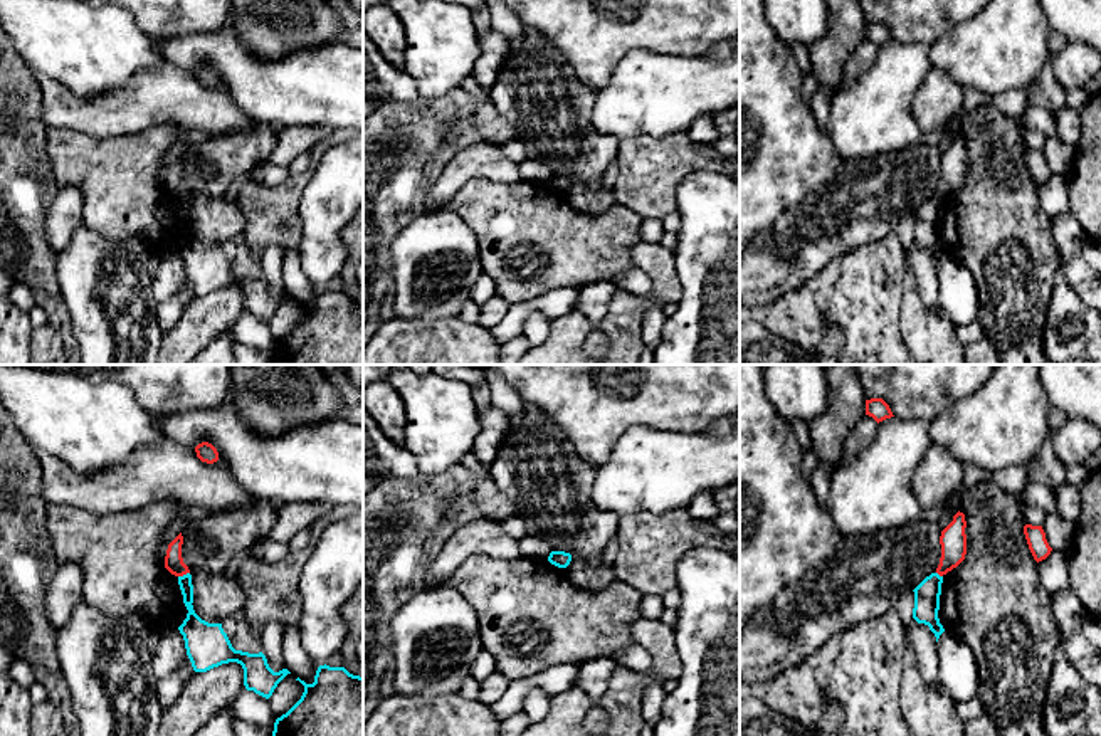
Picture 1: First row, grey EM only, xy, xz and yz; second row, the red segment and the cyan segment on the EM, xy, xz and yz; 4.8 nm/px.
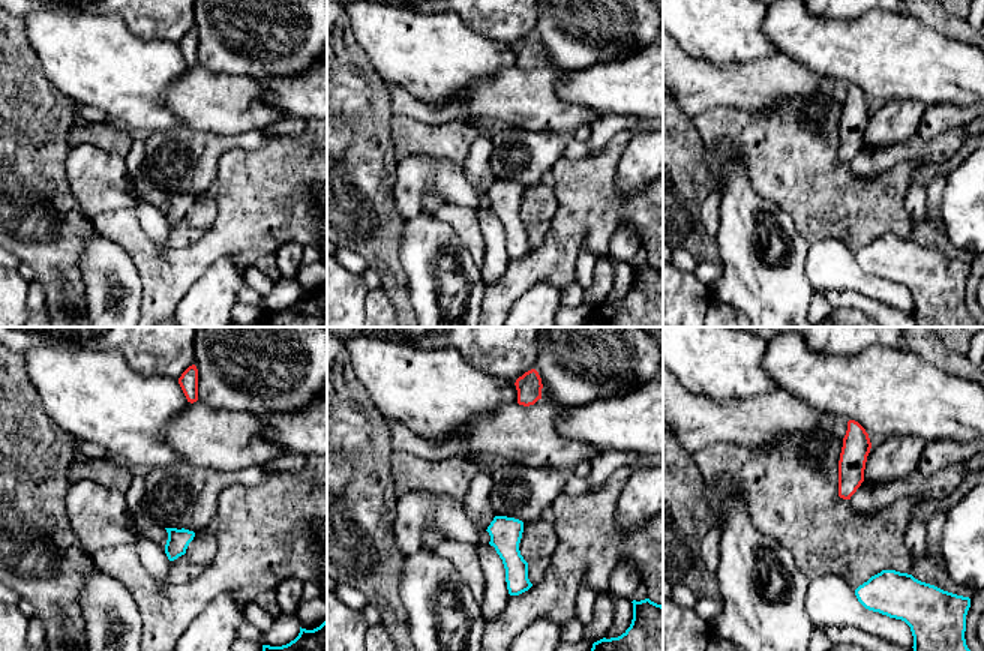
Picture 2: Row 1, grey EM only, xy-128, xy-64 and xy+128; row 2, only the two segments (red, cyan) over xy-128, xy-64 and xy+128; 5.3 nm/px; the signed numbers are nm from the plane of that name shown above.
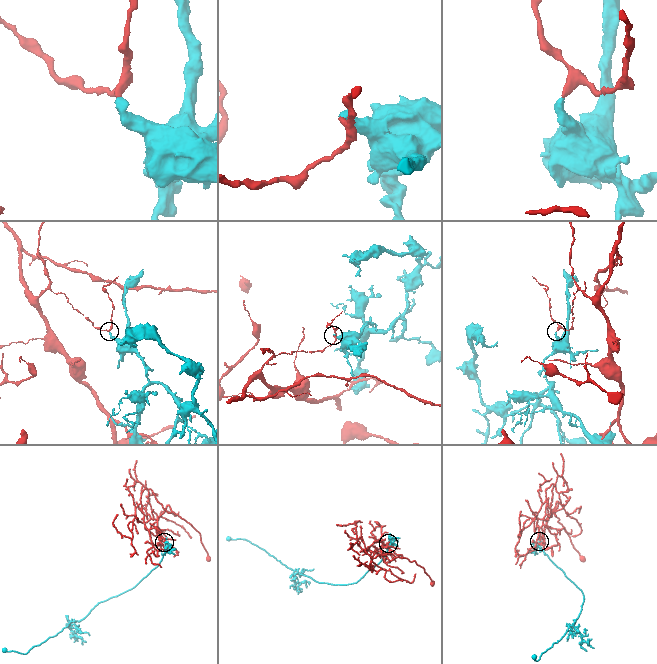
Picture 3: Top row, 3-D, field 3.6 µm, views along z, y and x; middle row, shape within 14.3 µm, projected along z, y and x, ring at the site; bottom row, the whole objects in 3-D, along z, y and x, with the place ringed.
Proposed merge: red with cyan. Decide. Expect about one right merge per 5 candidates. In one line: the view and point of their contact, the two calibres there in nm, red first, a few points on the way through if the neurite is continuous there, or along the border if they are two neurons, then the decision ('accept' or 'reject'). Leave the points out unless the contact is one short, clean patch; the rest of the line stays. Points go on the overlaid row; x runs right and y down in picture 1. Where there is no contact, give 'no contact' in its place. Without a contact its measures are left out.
contact xy (184, 573); calibres 90 and 90 nm; border xy (189, 572), (179, 577); reject

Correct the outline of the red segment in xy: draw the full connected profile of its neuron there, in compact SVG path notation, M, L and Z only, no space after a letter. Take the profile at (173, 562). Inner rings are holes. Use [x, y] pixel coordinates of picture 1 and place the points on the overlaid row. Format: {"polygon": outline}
{"polygon": "M180 533L168 544L166 556L165 556L165 568L175 576L183 576L190 573L188 566L183 563L183 558L182 558L182 544L183 544L183 536Z"}

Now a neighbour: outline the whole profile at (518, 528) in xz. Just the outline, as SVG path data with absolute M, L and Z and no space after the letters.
M518 514L504 519L503 526L506 533L511 534L518 541L528 536L528 523L521 519Z

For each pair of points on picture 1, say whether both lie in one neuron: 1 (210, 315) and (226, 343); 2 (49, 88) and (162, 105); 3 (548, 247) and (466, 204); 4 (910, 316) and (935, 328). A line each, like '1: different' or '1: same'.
1: different
2: same
3: same
4: same

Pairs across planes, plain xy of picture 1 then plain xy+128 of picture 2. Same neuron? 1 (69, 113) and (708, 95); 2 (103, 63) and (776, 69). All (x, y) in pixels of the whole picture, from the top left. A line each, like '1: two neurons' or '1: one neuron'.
1: one neuron
2: two neurons

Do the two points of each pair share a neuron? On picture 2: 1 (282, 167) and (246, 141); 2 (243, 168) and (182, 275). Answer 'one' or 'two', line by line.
1: two
2: one

